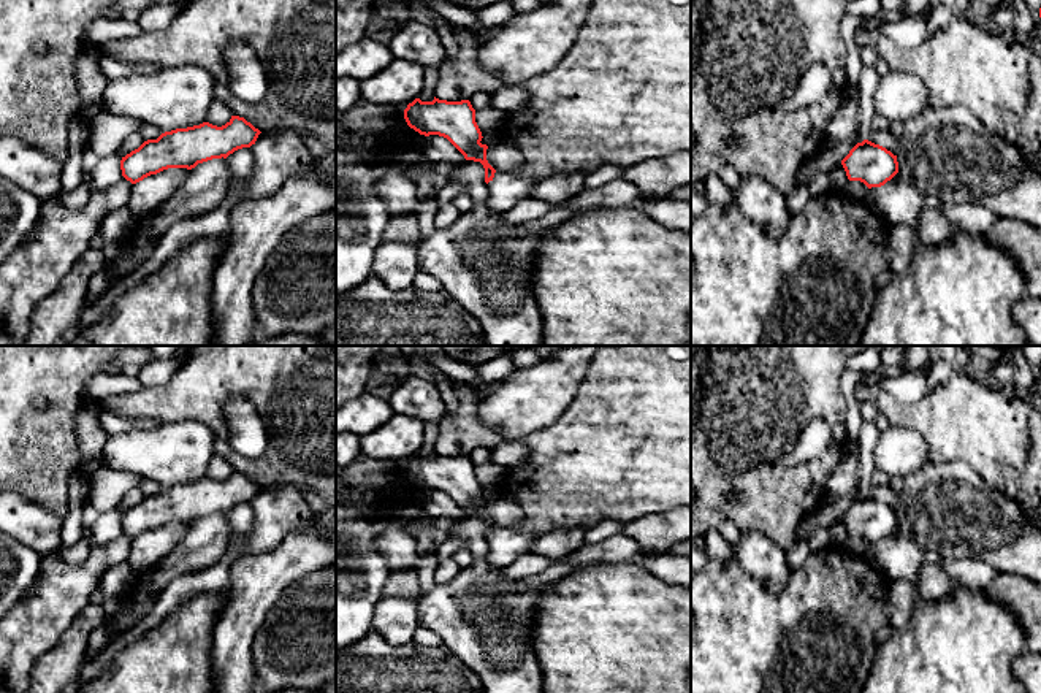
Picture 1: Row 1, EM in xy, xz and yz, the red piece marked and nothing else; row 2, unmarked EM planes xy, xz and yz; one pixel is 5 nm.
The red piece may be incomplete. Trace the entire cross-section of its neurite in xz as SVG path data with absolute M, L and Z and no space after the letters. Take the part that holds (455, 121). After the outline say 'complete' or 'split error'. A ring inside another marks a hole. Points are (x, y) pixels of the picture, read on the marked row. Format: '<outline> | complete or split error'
M434 97L433 101L415 98L404 109L404 119L420 135L447 138L466 160L480 162L485 168L485 182L493 181L496 170L486 160L486 144L475 122L475 109L469 100L447 101Z | complete

